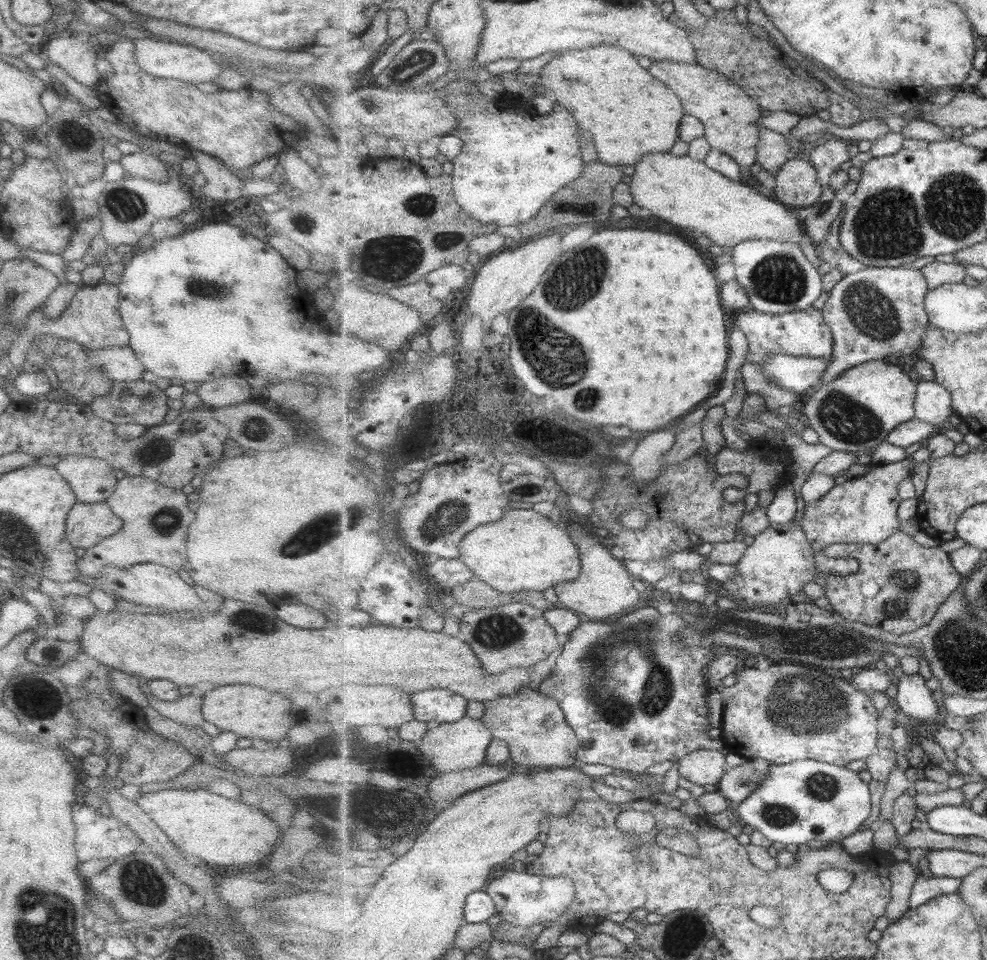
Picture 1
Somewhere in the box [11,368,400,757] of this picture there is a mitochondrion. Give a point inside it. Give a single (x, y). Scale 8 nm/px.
(36, 699)

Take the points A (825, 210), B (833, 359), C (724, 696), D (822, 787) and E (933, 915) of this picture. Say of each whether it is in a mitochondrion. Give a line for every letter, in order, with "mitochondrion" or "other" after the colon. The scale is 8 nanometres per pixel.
A: mitochondrion
B: other
C: other
D: mitochondrion
E: other

